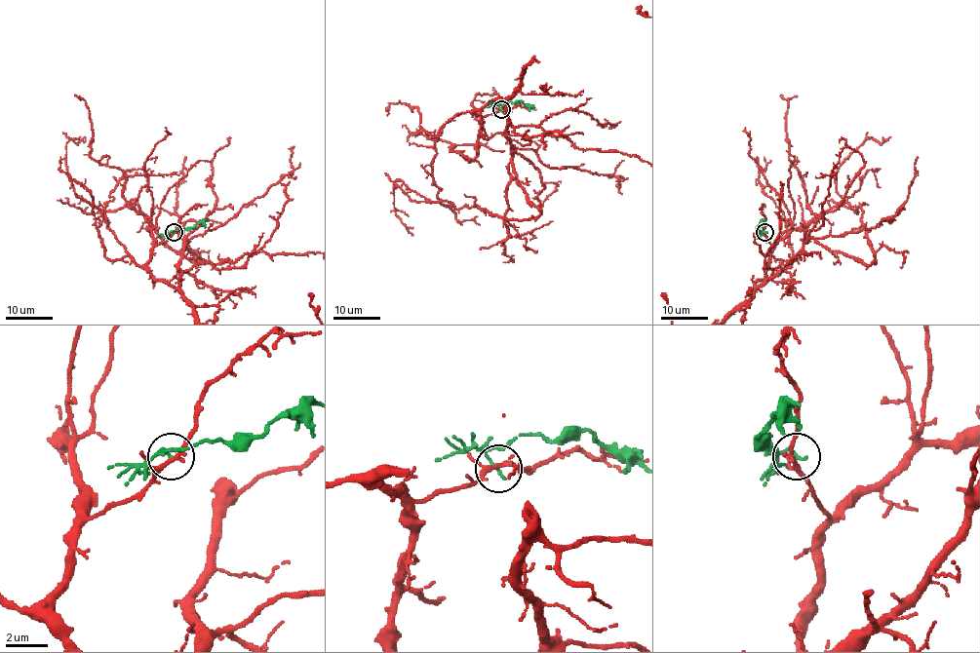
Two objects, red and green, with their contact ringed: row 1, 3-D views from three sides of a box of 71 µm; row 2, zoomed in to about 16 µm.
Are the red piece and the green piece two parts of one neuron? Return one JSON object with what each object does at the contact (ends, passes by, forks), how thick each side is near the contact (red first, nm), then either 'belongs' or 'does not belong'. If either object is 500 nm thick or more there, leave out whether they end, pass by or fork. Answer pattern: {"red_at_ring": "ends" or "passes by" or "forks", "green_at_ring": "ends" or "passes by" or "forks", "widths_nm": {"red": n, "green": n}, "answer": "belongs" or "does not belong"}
{"red_at_ring": "forks", "green_at_ring": "ends", "widths_nm": {"red": 180, "green": 130}, "answer": "does not belong"}

